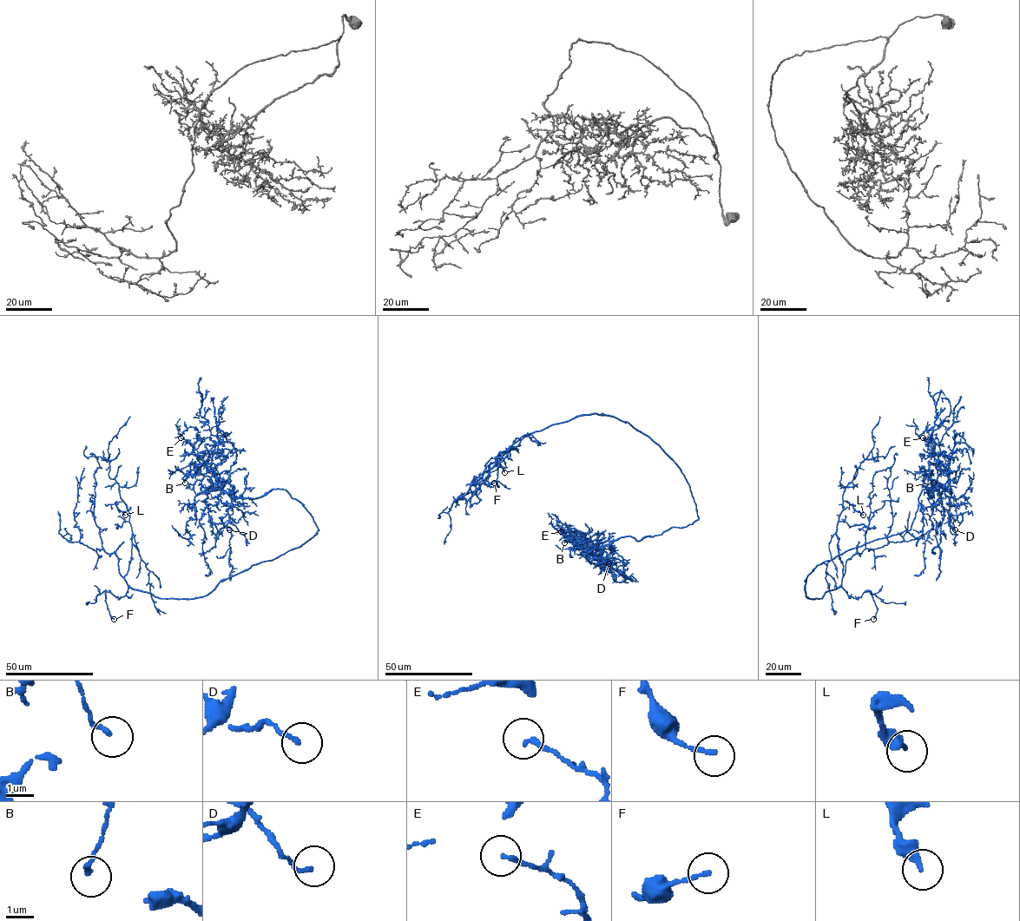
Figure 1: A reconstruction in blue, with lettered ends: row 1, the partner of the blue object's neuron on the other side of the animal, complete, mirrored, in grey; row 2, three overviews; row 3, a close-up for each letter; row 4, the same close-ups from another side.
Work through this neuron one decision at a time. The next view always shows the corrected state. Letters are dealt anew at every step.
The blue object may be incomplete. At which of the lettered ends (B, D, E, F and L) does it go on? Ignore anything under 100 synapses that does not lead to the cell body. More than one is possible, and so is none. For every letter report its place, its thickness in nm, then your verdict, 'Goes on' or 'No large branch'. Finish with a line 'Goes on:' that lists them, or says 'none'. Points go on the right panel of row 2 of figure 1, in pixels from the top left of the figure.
B: Place: (933, 483). Thickness 150 nm. No large branch
D: Place: (955, 529). Thickness 140 nm. No large branch
E: Place: (923, 437). Thickness 160 nm. No large branch
F: Place: (873, 619). Thickness 160 nm. No large branch
L: Place: (863, 515). Thickness 320 nm. No large branch
Goes on: none

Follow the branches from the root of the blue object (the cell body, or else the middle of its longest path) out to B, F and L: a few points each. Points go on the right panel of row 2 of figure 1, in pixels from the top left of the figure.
B: (828, 560), (909, 529), (920, 492), (927, 489), (931, 497), (927, 498), (935, 483), (931, 472), (933, 483)
F: (828, 560), (807, 575), (806, 595), (821, 598), (839, 587), (854, 598), (869, 591), (877, 608), (873, 619)
L: (828, 560), (806, 579), (809, 598), (821, 598), (841, 584), (843, 564), (836, 531), (842, 501), (863, 515)

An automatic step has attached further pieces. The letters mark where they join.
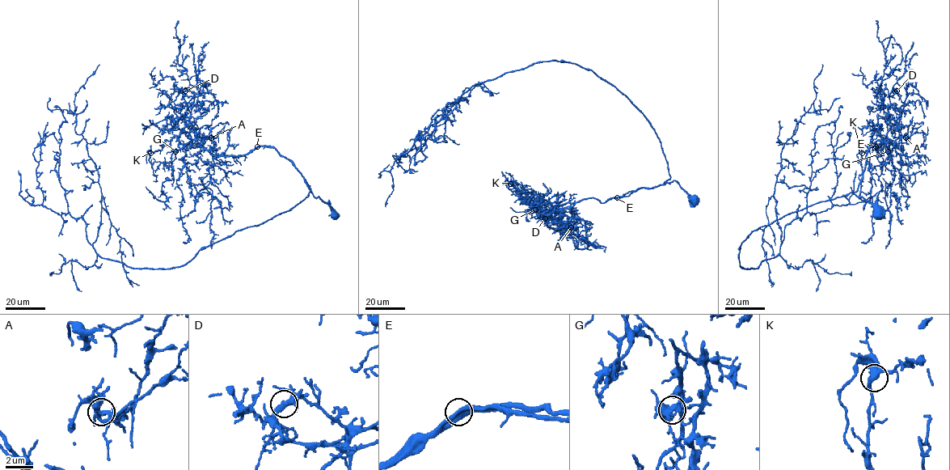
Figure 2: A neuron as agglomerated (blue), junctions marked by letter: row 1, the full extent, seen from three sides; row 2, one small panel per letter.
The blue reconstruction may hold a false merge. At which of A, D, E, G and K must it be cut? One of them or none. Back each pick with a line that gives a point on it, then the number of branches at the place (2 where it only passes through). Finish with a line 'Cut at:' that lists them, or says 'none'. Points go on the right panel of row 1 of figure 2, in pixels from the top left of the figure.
Cut at: none

